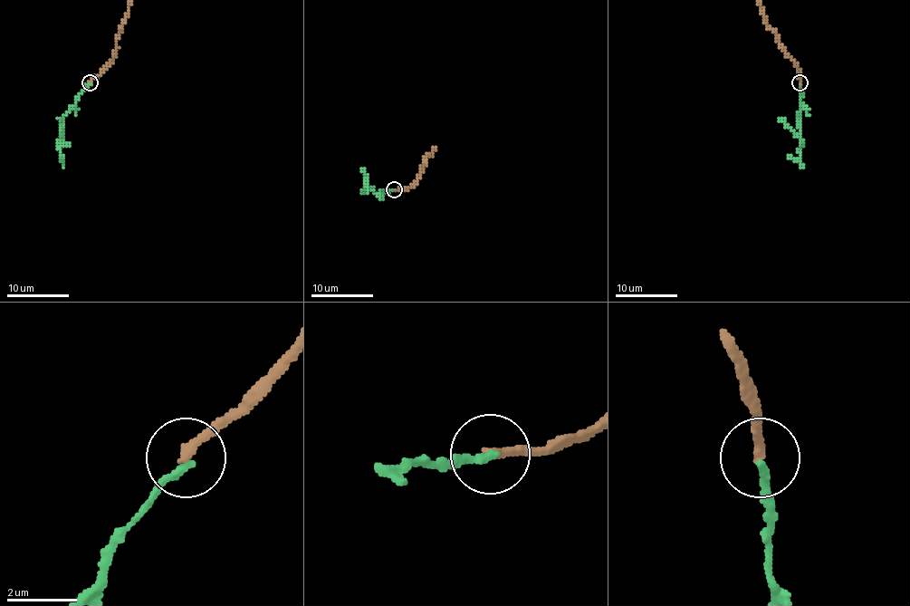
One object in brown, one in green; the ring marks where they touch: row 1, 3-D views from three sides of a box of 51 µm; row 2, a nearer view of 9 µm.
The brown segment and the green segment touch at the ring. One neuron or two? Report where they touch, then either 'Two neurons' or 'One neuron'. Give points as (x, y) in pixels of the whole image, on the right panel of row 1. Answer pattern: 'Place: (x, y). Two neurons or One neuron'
Place: (799, 82). Two neurons

